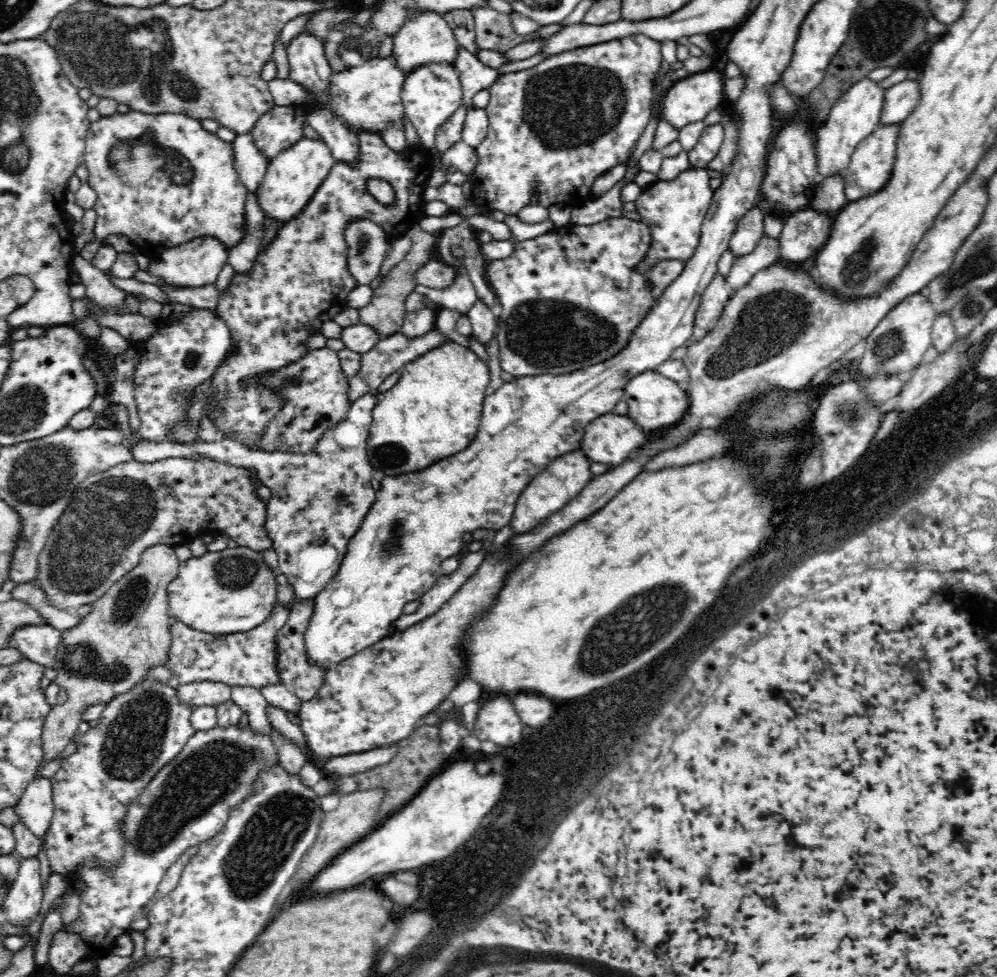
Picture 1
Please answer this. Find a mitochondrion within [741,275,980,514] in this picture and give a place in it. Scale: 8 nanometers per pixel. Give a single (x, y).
(890, 344)

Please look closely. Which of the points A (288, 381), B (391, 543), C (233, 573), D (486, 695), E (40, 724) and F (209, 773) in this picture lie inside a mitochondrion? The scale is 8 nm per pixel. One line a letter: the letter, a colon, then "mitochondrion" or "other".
A: mitochondrion
B: mitochondrion
C: mitochondrion
D: other
E: other
F: mitochondrion

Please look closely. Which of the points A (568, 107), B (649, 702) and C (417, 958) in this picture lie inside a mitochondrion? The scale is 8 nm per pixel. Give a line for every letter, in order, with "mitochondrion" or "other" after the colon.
A: mitochondrion
B: other
C: other

